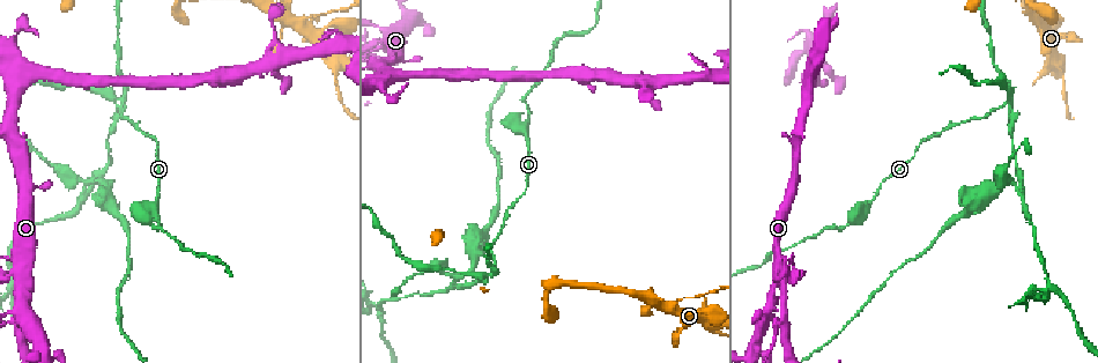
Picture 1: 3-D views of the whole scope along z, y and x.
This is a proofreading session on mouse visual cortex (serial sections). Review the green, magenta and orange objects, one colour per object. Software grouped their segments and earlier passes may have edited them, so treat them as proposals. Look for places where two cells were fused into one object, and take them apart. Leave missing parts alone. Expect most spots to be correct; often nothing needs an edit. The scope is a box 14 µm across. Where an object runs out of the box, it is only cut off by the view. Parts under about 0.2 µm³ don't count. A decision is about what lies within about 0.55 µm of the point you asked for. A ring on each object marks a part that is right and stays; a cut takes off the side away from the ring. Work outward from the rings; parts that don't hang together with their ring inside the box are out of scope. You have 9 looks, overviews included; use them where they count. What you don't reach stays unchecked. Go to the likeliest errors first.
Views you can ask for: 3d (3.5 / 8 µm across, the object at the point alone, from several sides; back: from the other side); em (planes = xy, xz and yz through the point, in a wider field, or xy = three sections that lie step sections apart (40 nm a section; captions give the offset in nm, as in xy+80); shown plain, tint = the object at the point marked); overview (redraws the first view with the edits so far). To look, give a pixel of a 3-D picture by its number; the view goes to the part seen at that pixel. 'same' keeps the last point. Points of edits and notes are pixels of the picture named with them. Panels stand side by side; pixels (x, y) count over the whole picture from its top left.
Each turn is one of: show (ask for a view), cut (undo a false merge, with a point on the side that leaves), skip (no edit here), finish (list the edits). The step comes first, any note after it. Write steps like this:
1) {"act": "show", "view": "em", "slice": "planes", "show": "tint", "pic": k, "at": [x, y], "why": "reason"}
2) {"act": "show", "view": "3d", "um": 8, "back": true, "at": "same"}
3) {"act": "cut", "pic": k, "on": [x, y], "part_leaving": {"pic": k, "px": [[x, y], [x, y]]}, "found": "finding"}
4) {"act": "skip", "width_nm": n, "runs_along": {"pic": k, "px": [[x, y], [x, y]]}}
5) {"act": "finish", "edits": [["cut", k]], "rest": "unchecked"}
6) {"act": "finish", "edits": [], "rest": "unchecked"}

{"act": "show", "view": "3d", "um": 3.5, "pic": 1, "at": [523, 128]}

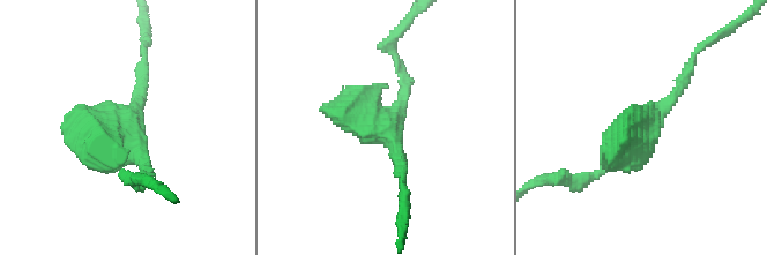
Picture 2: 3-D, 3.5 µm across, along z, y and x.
{"act": "show", "view": "em", "slice": "xy", "step": 2, "show": "plain", "pic": 2, "at": [124, 130]}

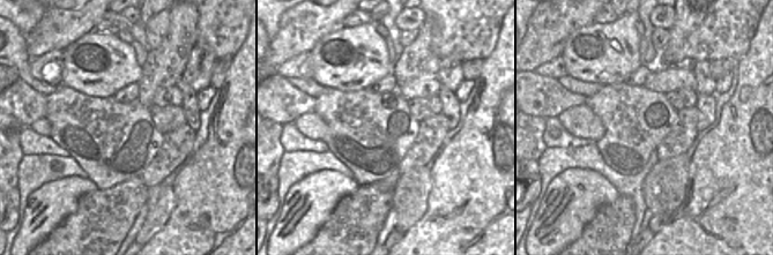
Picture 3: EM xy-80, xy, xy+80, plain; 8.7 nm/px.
{"act": "show", "view": "em", "slice": "xy", "step": 2, "show": "tint", "at": "same"}

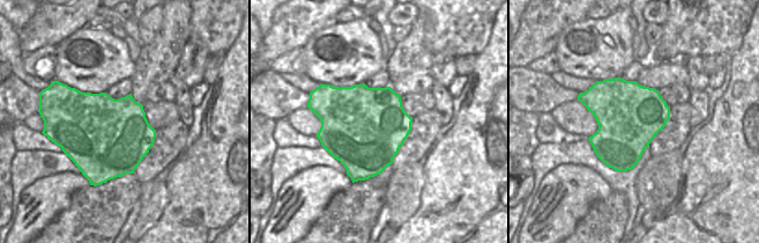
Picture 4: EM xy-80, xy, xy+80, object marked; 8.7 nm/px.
{"act": "skip", "width_nm": 700, "runs_along": {"pic": 2, "px": [[689, 69], [645, 129], [601, 158]]}, "found": "all the same cell"}

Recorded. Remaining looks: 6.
{"act": "show", "view": "3d", "um": 3.5, "pic": 1, "at": [22, 273], "why": "abrupt turn"}

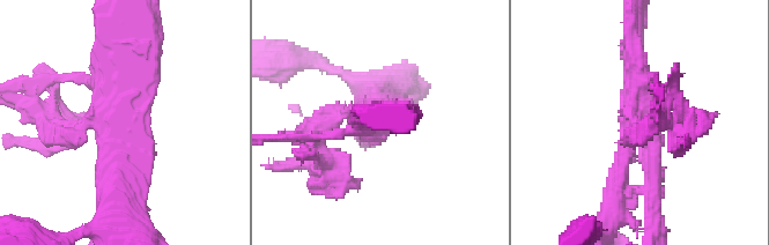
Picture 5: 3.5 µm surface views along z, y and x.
{"act": "show", "view": "em", "slice": "xy", "step": 2, "show": "tint", "pic": 5, "at": [118, 121]}

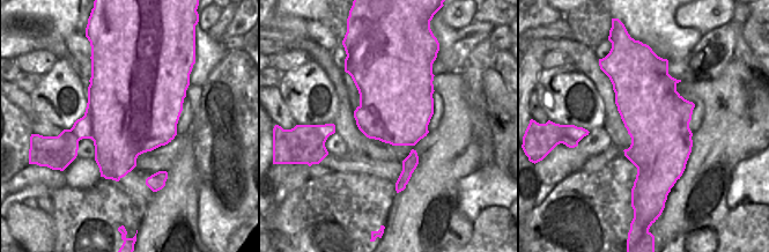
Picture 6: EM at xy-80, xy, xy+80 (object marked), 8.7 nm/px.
{"act": "skip", "found": "one cell here"}

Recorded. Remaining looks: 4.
{"act": "show", "view": "3d", "um": 3.5, "pic": 1, "at": [4, 321], "why": "three arms meet"}

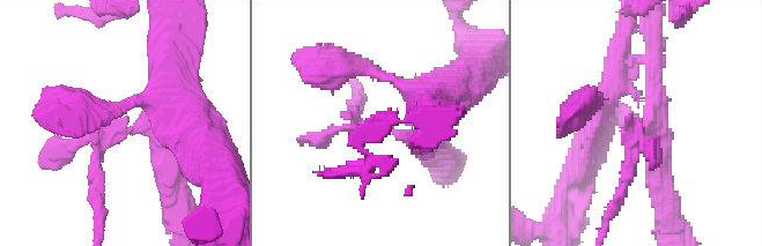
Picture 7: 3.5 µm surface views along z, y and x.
{"act": "show", "view": "em", "slice": "xy", "step": 5, "show": "tint", "pic": 7, "at": [129, 128], "arms": 3, "arm_widths_nm": [150, 250, 350]}

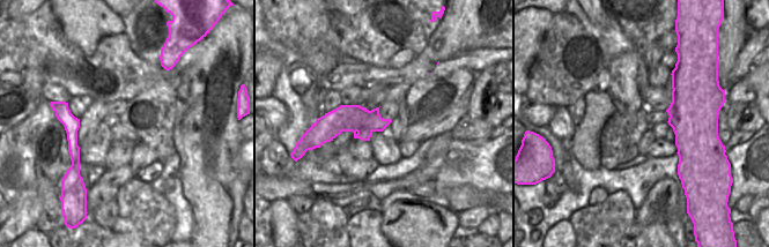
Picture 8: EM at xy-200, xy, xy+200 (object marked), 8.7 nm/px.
{"act": "skip", "runs_along": {"pic": 7, "px": [[160, 68], [160, 107], [96, 136], [93, 176]]}, "found": "continuous, no second cell"}

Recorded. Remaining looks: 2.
{"act": "finish", "edits": [], "rest": "unchecked"}

